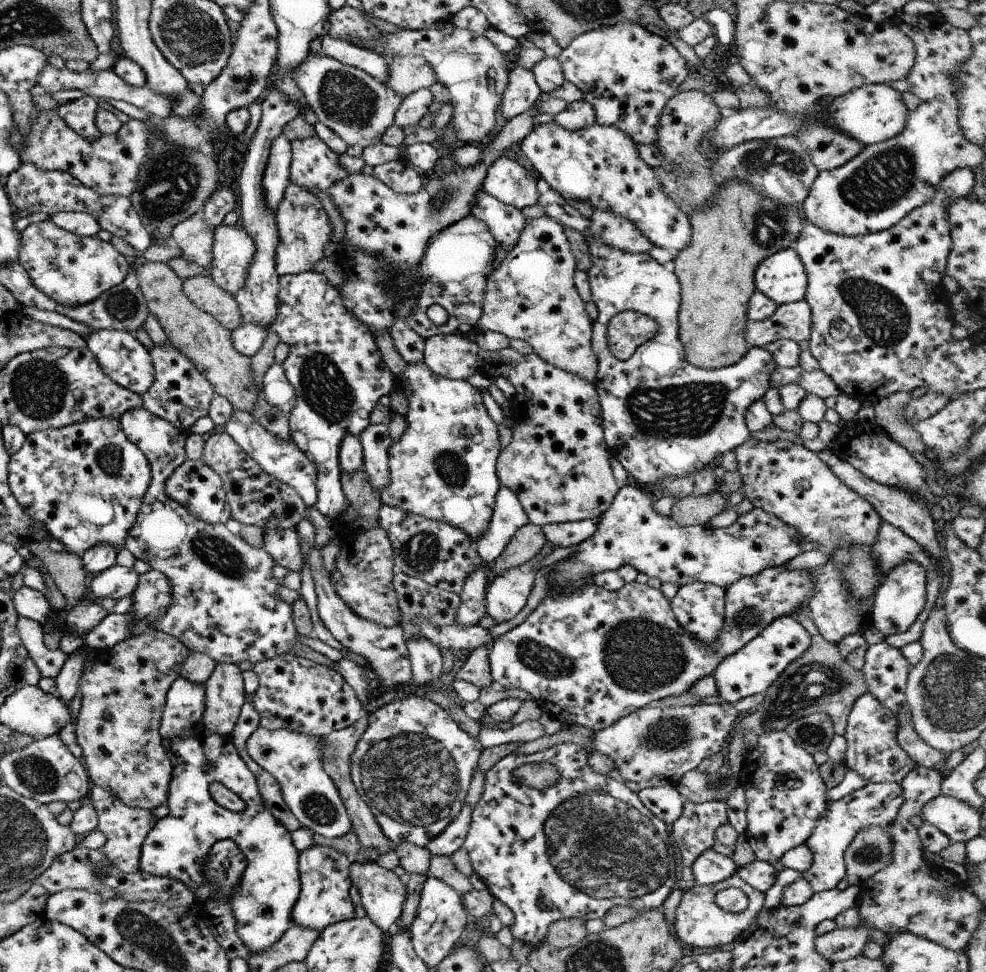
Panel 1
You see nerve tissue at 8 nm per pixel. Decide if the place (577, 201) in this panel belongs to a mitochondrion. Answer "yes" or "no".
no

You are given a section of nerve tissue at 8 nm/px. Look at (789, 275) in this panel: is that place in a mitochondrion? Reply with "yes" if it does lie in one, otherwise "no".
no

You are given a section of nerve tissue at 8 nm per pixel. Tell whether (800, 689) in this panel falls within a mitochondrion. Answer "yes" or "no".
yes

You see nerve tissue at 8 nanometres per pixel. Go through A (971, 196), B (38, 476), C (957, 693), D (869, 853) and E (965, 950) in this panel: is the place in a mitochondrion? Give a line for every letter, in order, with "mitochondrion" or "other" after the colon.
A: other
B: other
C: mitochondrion
D: mitochondrion
E: other

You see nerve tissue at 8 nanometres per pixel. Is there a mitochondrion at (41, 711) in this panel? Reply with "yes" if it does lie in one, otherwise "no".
no

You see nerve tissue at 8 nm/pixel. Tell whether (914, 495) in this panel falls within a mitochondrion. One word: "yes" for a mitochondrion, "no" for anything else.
no

